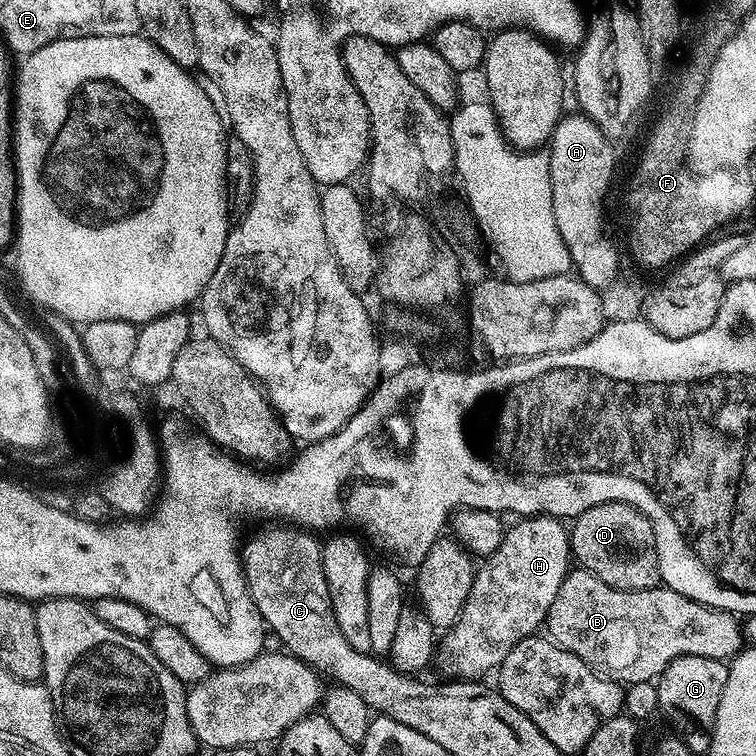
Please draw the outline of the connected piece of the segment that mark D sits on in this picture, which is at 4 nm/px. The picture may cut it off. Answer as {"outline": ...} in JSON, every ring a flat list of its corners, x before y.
{"outline":[[605,500,603,504,586,510,580,516,575,517,570,524,571,555,581,569,592,572,606,586,633,592,634,590,646,590,655,588,661,583,660,567,658,566,658,550,652,522,647,516,642,515,636,508,628,504,621,504,618,500]]}

